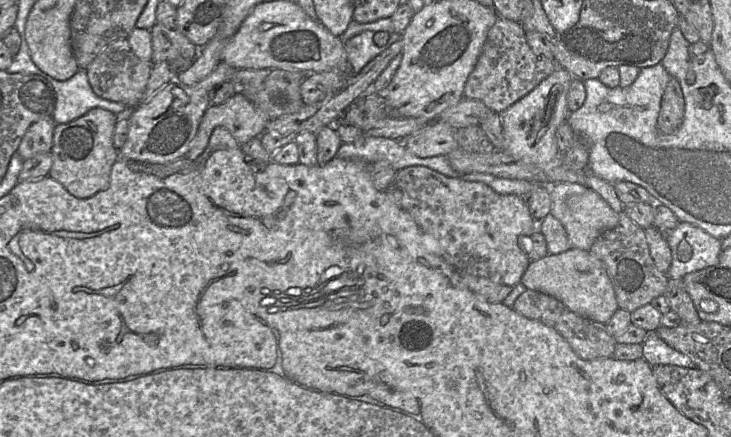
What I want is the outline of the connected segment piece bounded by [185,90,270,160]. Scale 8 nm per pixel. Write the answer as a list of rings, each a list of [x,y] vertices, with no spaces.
[[[238,90],[222,104],[211,104],[206,109],[185,157],[190,160],[199,157],[217,127],[226,128],[237,143],[243,146],[254,137],[260,137],[269,121],[270,119]]]

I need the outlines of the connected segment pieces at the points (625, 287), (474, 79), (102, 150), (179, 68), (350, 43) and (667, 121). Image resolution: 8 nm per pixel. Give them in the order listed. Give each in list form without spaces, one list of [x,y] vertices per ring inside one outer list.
[[[622,211],[616,227],[602,233],[589,249],[603,264],[612,282],[619,308],[630,313],[664,295],[669,280],[667,274],[657,268],[651,257],[644,230]]]
[[[498,17],[488,31],[481,54],[465,83],[464,97],[479,100],[491,111],[501,113],[532,91],[557,67],[554,60],[531,50],[520,22]]]
[[[92,108],[81,117],[54,127],[51,148],[52,166],[49,176],[59,182],[71,195],[85,199],[108,187],[113,164],[119,150],[113,144],[118,116],[103,108]]]
[[[156,23],[150,33],[152,37],[152,64],[166,62],[171,71],[178,75],[187,70],[198,56],[199,48],[177,29],[170,29]]]
[[[366,30],[344,43],[347,59],[352,65],[354,74],[359,73],[365,65],[389,47],[388,43],[377,46],[373,40],[374,33]]]
[[[670,76],[670,81],[663,93],[657,129],[661,134],[673,134],[682,124],[685,112],[685,101],[680,83]]]

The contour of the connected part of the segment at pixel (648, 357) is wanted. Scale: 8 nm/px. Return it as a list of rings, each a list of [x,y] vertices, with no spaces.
[[[654,331],[648,332],[643,342],[643,359],[652,367],[656,365],[677,365],[696,368],[695,363],[687,355],[669,346]]]

